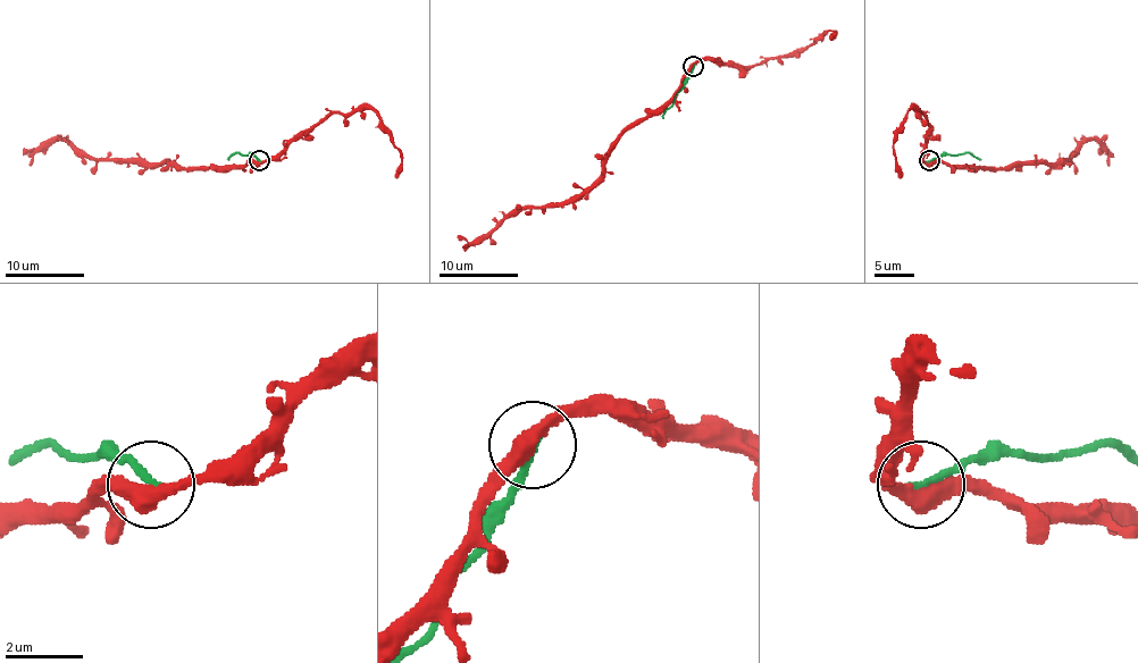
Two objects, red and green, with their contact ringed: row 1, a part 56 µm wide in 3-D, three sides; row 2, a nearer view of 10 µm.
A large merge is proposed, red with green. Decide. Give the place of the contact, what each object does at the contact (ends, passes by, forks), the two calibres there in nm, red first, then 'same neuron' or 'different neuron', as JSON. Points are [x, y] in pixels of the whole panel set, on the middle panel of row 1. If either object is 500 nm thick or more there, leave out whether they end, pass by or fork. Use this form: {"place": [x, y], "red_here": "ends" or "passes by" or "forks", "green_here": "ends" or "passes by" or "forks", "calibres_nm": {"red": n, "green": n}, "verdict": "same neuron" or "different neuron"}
{"place": [693, 66], "red_here": "passes by", "green_here": "ends", "calibres_nm": {"red": 440, "green": 170}, "verdict": "different neuron"}

